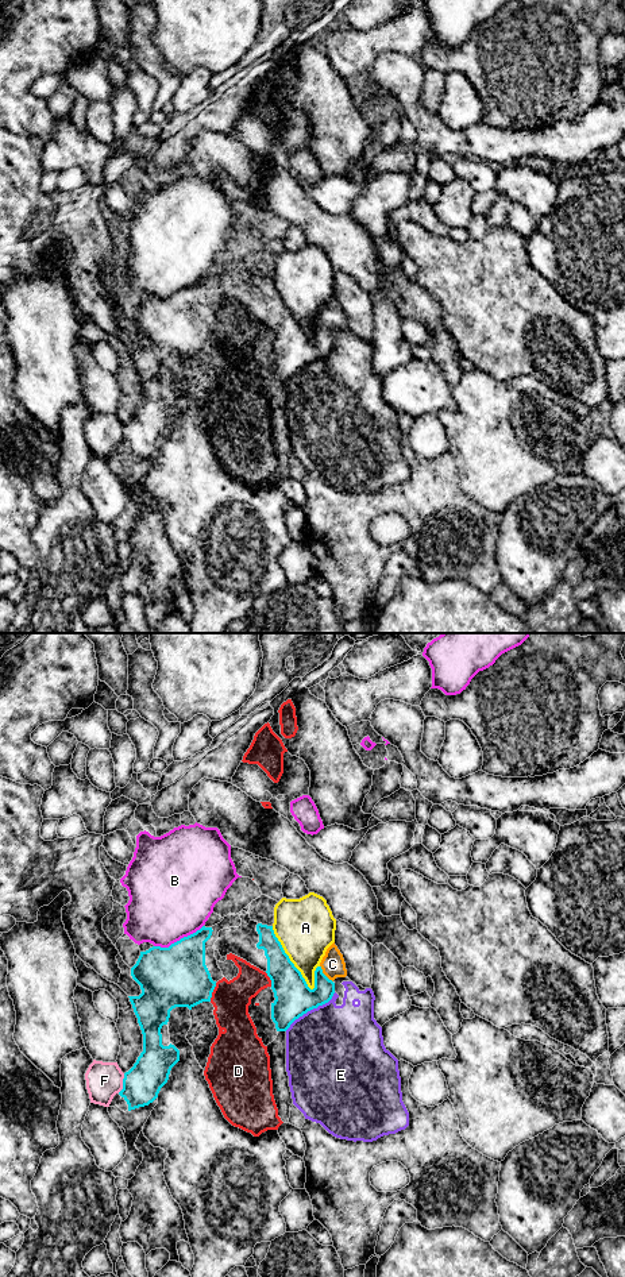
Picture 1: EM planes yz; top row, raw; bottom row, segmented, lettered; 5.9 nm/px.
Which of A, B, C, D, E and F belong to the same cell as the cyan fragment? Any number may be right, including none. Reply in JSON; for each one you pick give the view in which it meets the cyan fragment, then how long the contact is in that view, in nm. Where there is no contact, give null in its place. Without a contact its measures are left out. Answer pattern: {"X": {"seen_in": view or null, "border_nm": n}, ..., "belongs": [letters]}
{"C": {"seen_in": "yz", "border_nm": 130}, "belongs": ["C"]}

